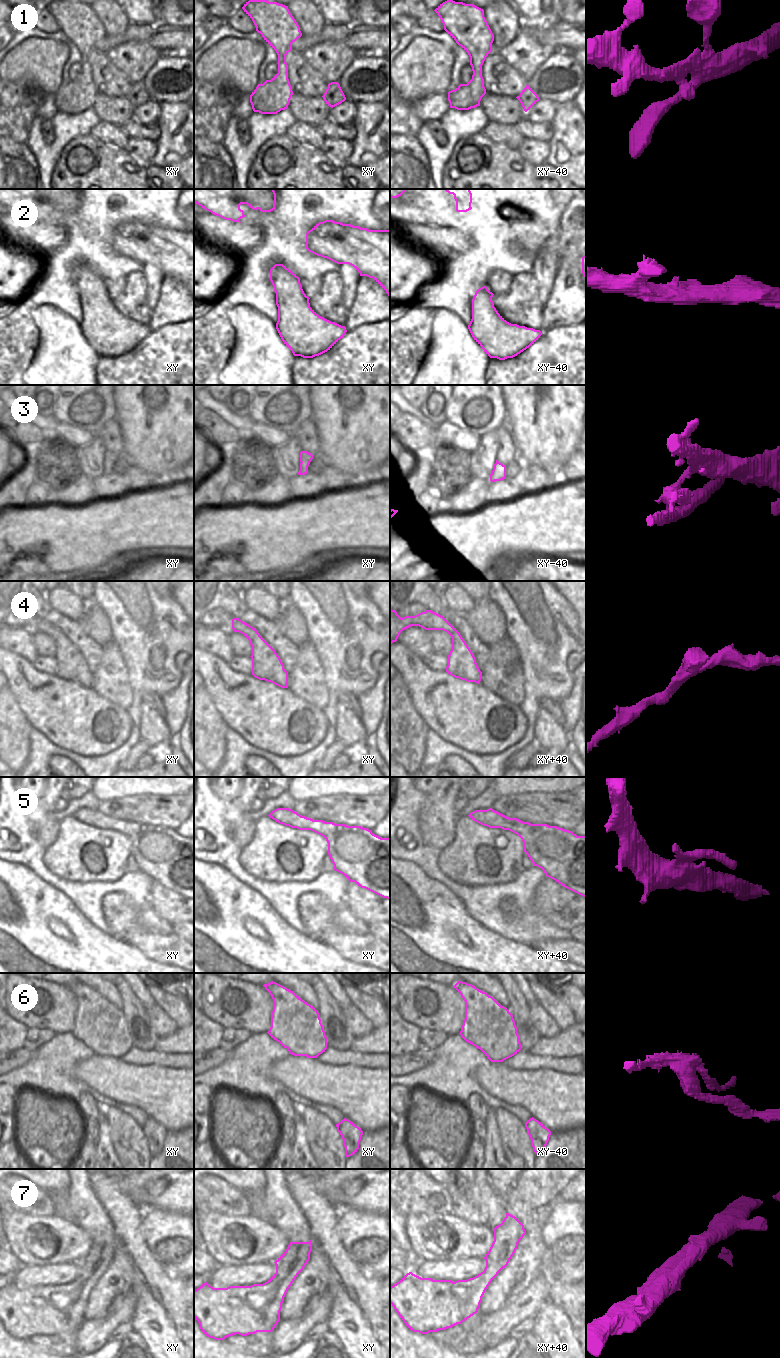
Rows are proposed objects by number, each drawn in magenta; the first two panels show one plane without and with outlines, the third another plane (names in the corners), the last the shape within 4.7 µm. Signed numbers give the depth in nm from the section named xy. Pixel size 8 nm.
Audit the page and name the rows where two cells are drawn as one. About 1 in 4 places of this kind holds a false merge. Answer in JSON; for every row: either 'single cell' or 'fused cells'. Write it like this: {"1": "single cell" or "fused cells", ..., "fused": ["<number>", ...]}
{"1": "single cell", "2": "single cell", "3": "fused cells", "4": "single cell", "5": "single cell", "6": "fused cells", "7": "single cell", "fused": ["3", "6"]}

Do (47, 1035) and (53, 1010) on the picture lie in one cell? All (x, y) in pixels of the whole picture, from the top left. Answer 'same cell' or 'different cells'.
different cells

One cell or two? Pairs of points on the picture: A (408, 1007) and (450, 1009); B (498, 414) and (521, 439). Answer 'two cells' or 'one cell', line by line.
A: one cell
B: two cells

